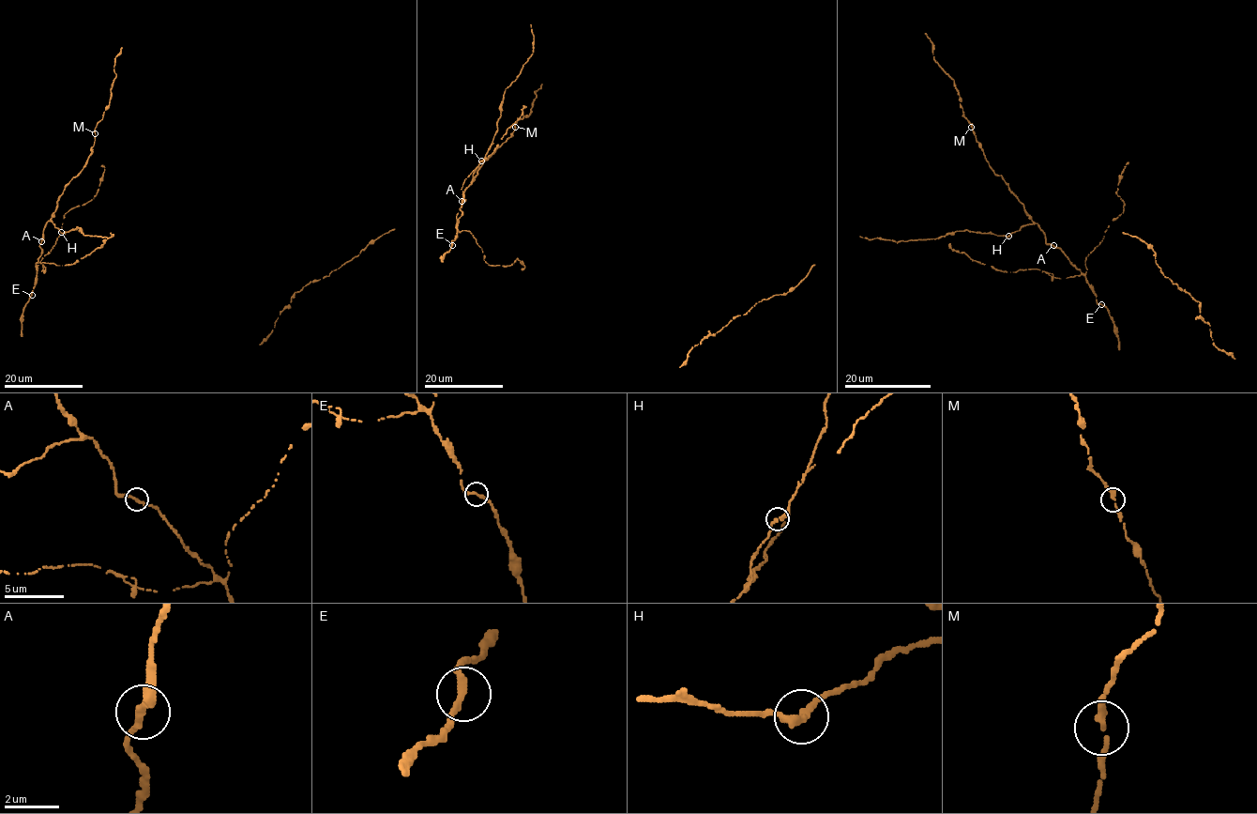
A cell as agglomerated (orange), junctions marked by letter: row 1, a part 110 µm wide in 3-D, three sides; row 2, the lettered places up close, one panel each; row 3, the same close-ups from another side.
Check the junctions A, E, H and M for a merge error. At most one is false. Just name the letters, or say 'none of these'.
none of these

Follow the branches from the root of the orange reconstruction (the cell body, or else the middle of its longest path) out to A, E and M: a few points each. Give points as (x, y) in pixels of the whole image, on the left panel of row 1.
A: (83, 204), (63, 215), (55, 244), (37, 268), (41, 241)
E: (83, 204), (63, 215), (55, 244), (38, 263), (32, 295)
M: (83, 204), (63, 215), (55, 244), (37, 268), (45, 223), (57, 207), (65, 186), (83, 167), (95, 133)

